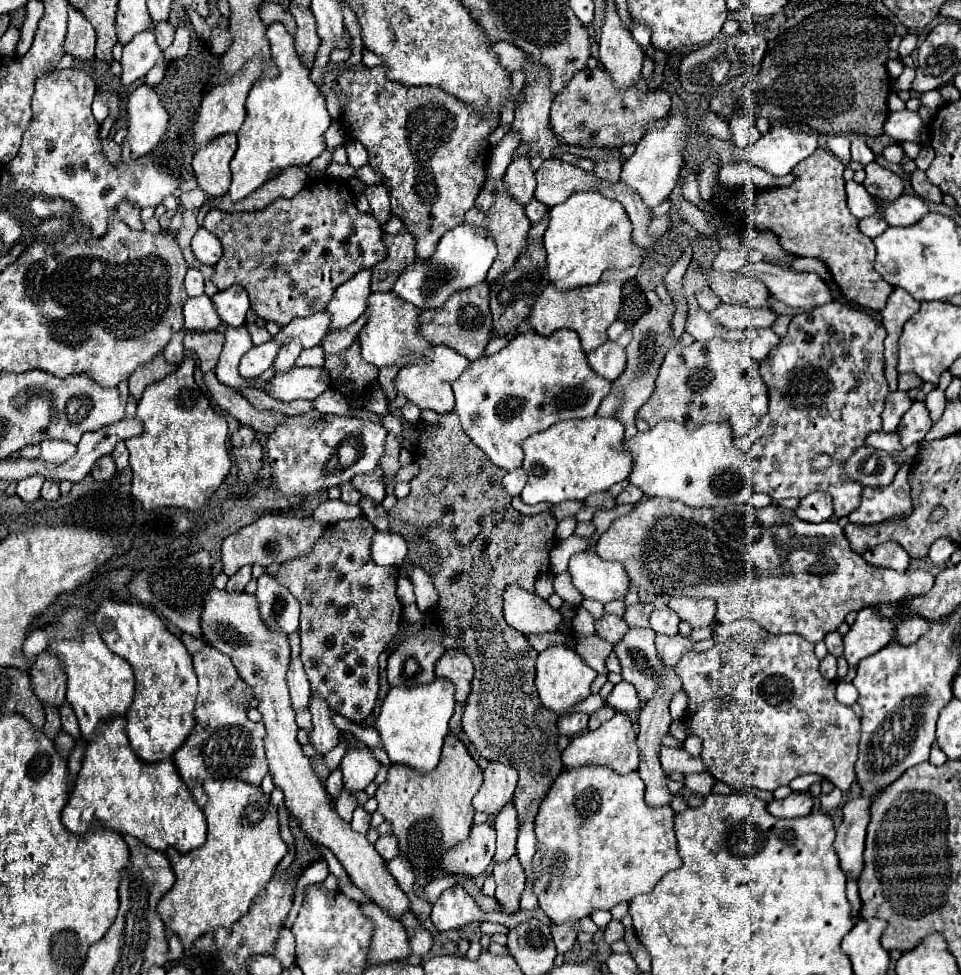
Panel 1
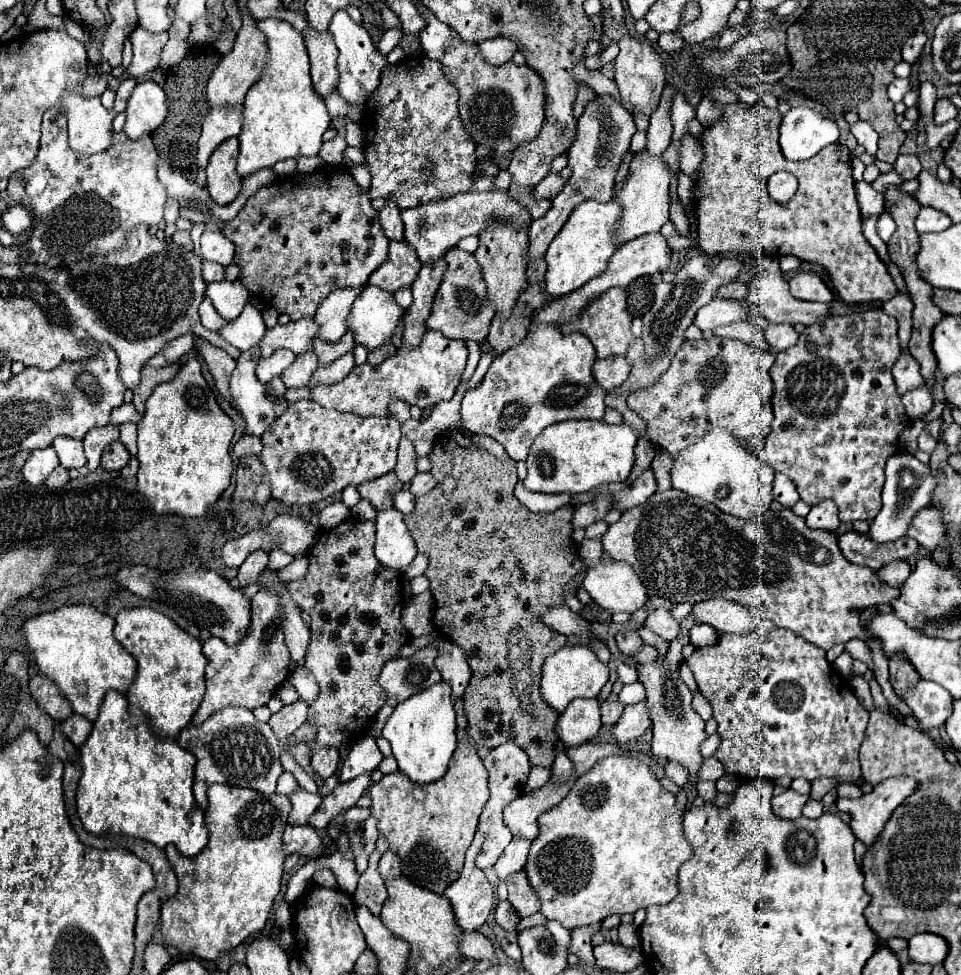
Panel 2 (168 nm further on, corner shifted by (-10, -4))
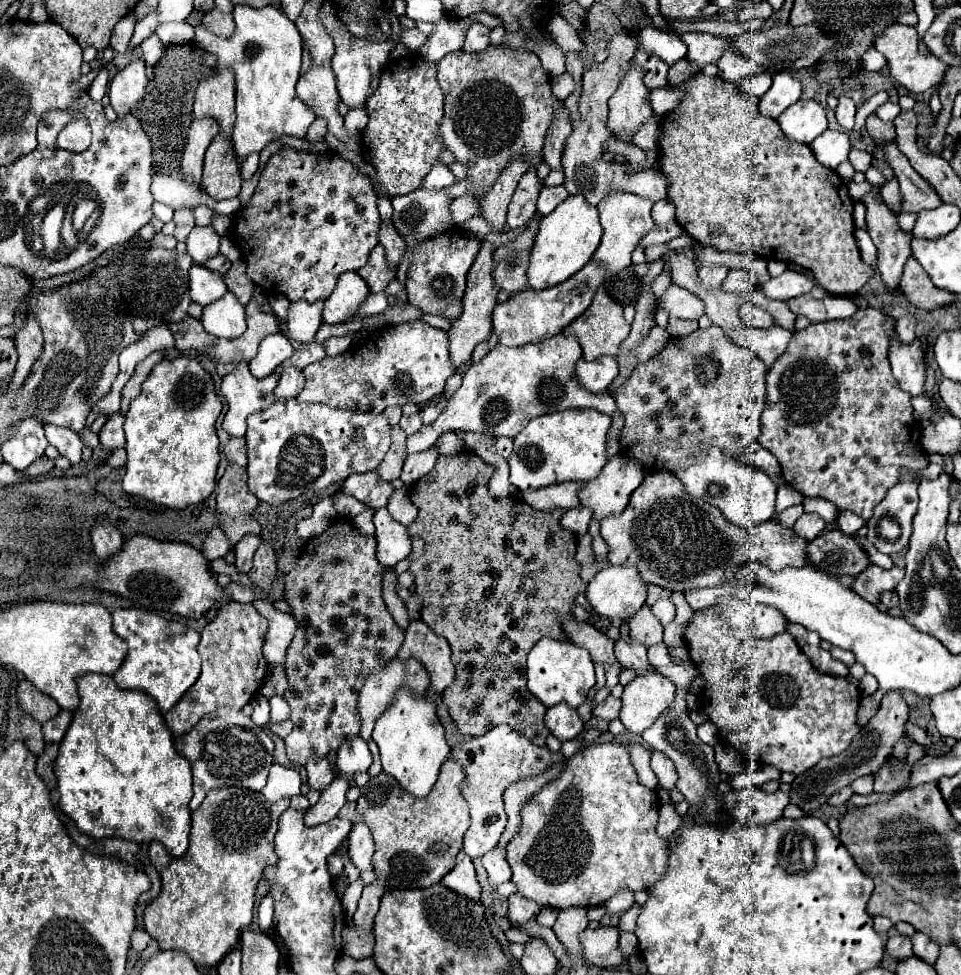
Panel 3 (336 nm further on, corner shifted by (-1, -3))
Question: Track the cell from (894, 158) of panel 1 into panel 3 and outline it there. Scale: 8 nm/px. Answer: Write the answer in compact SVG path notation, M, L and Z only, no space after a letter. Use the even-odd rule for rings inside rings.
M896 177L890 179L886 185L882 185L882 197L884 197L886 205L892 207L894 213L898 215L898 213L900 213L900 199L902 199L902 197L900 197L900 187L898 187Z

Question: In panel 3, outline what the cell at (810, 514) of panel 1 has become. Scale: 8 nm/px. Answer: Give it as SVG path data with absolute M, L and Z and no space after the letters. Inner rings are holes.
M804 513L804 515L794 523L792 531L794 531L798 537L802 537L804 541L812 541L812 539L816 539L816 537L824 531L824 527L826 527L826 523L824 523L824 519L822 519L820 515L816 515L816 513Z

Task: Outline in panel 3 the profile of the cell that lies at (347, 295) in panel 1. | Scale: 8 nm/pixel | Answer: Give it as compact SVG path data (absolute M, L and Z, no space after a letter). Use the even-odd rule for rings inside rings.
M300 299L290 303L288 319L280 323L280 329L292 341L312 343L320 325L322 325L322 301L308 303Z

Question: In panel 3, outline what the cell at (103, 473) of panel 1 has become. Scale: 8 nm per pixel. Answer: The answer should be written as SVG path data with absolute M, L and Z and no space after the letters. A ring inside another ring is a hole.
M114 413L108 415L108 421L104 423L102 431L100 431L100 443L108 449L118 449L124 447L124 413Z

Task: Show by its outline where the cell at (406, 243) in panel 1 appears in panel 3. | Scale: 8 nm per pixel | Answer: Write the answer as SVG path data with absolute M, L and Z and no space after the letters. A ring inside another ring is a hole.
M376 245L368 257L368 263L358 271L360 277L368 283L370 293L380 293L386 289L386 285L396 279L396 271L388 265L382 245Z

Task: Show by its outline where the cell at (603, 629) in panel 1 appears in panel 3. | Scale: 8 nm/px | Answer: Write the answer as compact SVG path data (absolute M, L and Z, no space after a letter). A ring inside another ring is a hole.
M618 639L616 641L616 647L614 647L614 653L616 653L616 659L620 661L620 665L624 669L632 669L632 671L644 671L648 667L648 655L646 655L646 647L640 645L638 641L622 641Z

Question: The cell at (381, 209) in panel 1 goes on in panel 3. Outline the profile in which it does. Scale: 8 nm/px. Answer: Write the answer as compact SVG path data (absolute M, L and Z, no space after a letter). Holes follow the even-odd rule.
M392 221L382 223L382 227L380 227L380 231L378 231L378 241L380 241L380 245L382 245L384 251L386 251L388 263L396 269L396 267L400 265L400 261L404 259L406 241L398 235L396 227L392 225Z

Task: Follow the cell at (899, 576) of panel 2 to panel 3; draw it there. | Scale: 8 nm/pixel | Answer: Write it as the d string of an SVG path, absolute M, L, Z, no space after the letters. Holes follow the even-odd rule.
M868 565L868 569L856 577L852 589L866 597L870 603L880 605L880 595L884 591L894 591L902 579L904 579L902 567L892 567L886 571L876 565Z

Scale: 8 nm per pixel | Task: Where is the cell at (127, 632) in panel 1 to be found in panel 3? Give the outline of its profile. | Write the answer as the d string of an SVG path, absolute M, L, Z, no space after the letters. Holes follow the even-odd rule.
M117 609L112 613L112 619L114 631L128 643L128 655L114 673L114 681L120 689L140 689L150 693L160 711L166 713L200 675L200 655L196 649L200 633L190 627L184 629L186 625L162 619L160 615L144 609Z

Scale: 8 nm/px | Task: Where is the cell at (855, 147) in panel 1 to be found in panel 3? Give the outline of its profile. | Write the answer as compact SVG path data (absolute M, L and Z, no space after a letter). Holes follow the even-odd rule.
M848 93L838 95L838 107L834 109L838 123L842 129L854 129L854 115L856 115L856 105Z

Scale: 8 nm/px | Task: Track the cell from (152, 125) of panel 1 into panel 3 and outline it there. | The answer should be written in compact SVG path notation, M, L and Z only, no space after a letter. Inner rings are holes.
M132 49L130 63L112 77L108 95L110 95L110 105L118 111L118 117L130 113L136 107L136 103L144 97L148 85L144 67L146 67L144 59L140 59Z

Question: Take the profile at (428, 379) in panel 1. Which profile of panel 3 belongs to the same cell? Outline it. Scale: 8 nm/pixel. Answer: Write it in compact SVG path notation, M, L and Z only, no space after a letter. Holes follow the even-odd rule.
M420 319L416 321L404 321L400 325L382 327L376 333L370 333L360 343L350 345L348 351L344 351L338 357L324 357L324 361L316 361L302 369L304 373L304 389L298 393L298 401L306 403L326 403L330 407L338 409L352 409L352 411L370 411L370 413L382 413L388 405L400 405L406 403L428 403L430 399L438 397L444 391L446 379L456 373L450 355L448 355L448 335L442 329L436 329Z

